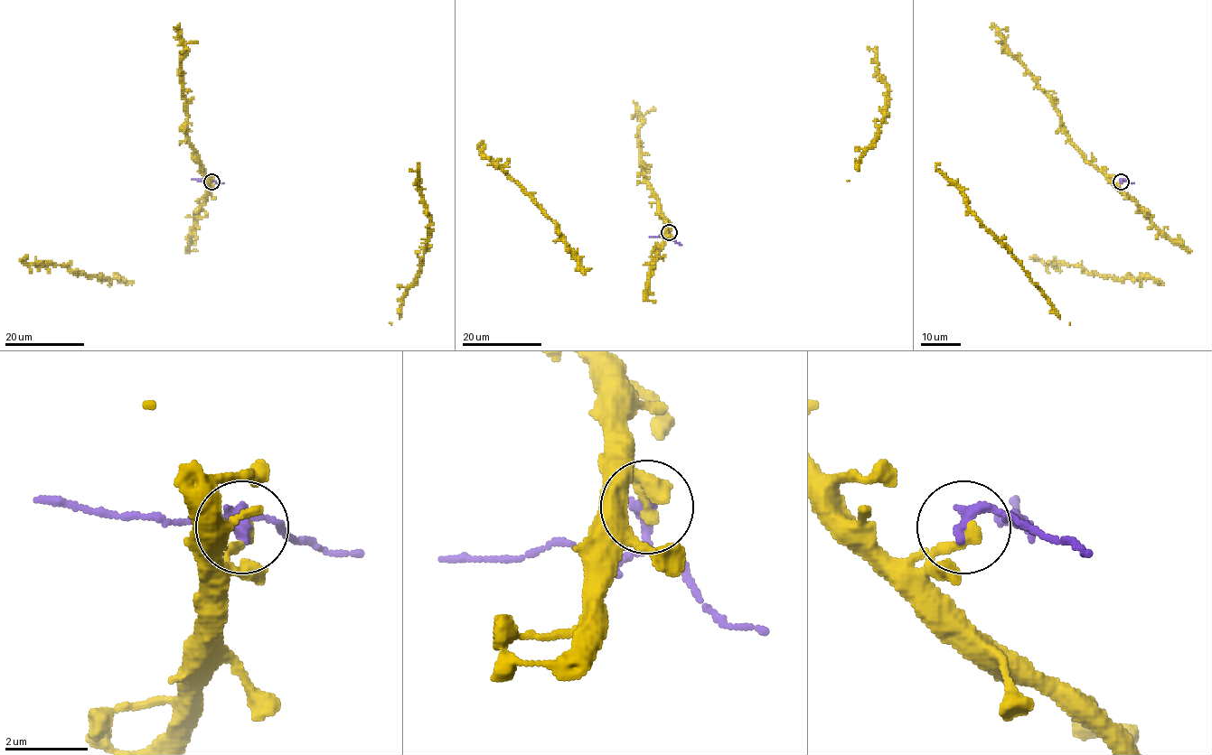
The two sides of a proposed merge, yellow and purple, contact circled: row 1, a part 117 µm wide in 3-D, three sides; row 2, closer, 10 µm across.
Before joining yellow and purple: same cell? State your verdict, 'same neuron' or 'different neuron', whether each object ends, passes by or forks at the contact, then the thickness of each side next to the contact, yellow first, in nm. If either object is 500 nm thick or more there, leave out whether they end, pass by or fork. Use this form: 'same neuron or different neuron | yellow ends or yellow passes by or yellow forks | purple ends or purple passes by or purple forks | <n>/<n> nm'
different neuron | yellow ends | purple ends | 320/340 nm

